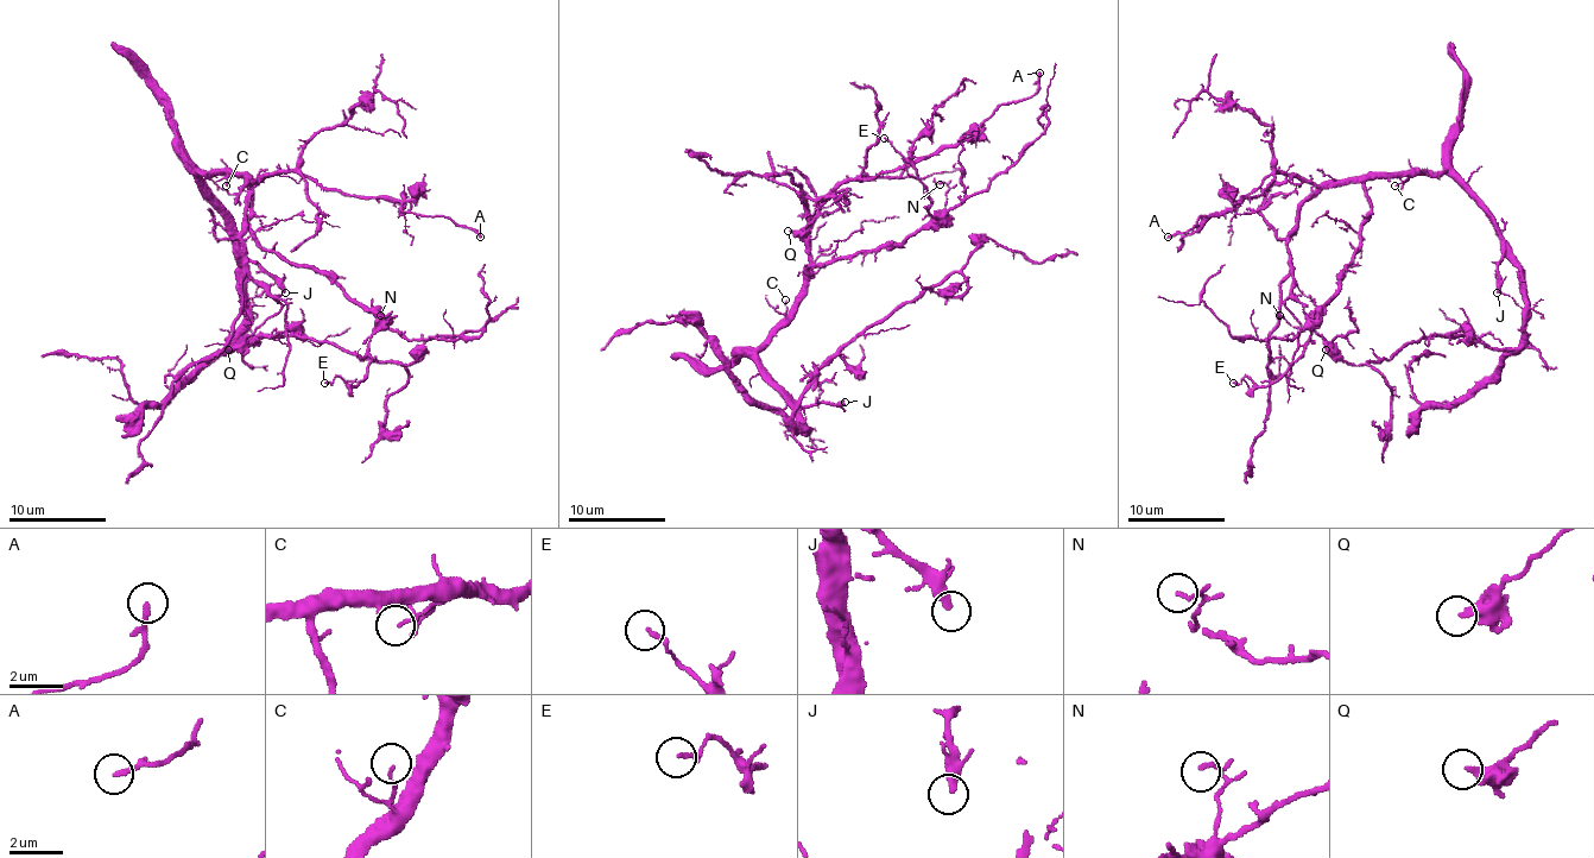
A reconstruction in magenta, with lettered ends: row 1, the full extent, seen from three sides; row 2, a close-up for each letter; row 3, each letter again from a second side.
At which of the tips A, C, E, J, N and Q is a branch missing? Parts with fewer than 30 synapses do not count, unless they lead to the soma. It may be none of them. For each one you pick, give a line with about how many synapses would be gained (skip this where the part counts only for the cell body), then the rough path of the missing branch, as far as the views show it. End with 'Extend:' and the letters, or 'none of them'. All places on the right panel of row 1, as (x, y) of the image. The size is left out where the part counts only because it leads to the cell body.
Extend: none of them

